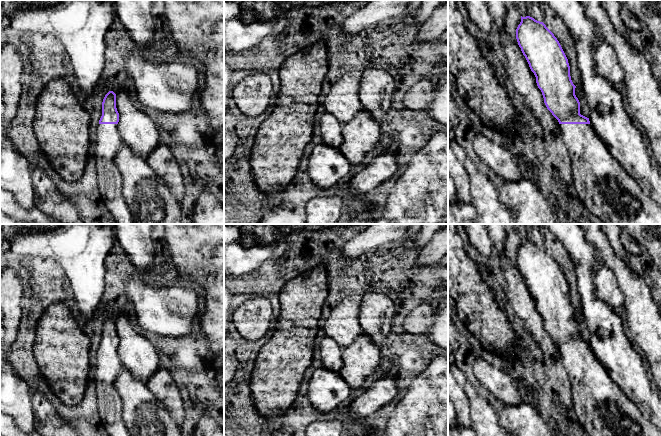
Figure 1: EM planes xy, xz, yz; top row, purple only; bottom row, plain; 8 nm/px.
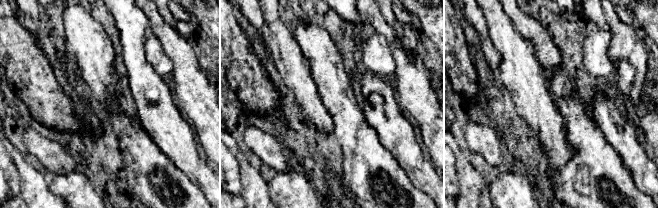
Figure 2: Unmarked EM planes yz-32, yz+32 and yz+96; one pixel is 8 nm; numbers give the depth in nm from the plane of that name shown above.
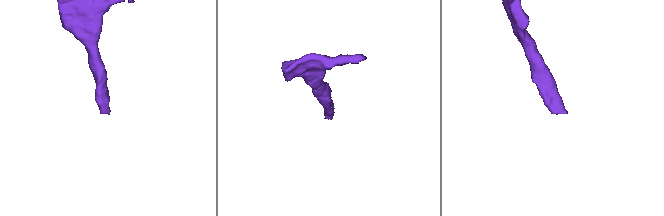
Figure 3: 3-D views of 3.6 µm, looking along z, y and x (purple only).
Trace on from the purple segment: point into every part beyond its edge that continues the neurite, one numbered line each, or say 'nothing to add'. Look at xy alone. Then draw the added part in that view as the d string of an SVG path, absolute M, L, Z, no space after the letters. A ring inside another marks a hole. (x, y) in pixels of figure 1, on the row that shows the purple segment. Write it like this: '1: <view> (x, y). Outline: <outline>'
1: xy (107, 140). Outline: M98 124L92 141L98 190L117 224L134 224L133 215L122 194L122 176L114 162L122 144L118 124Z

